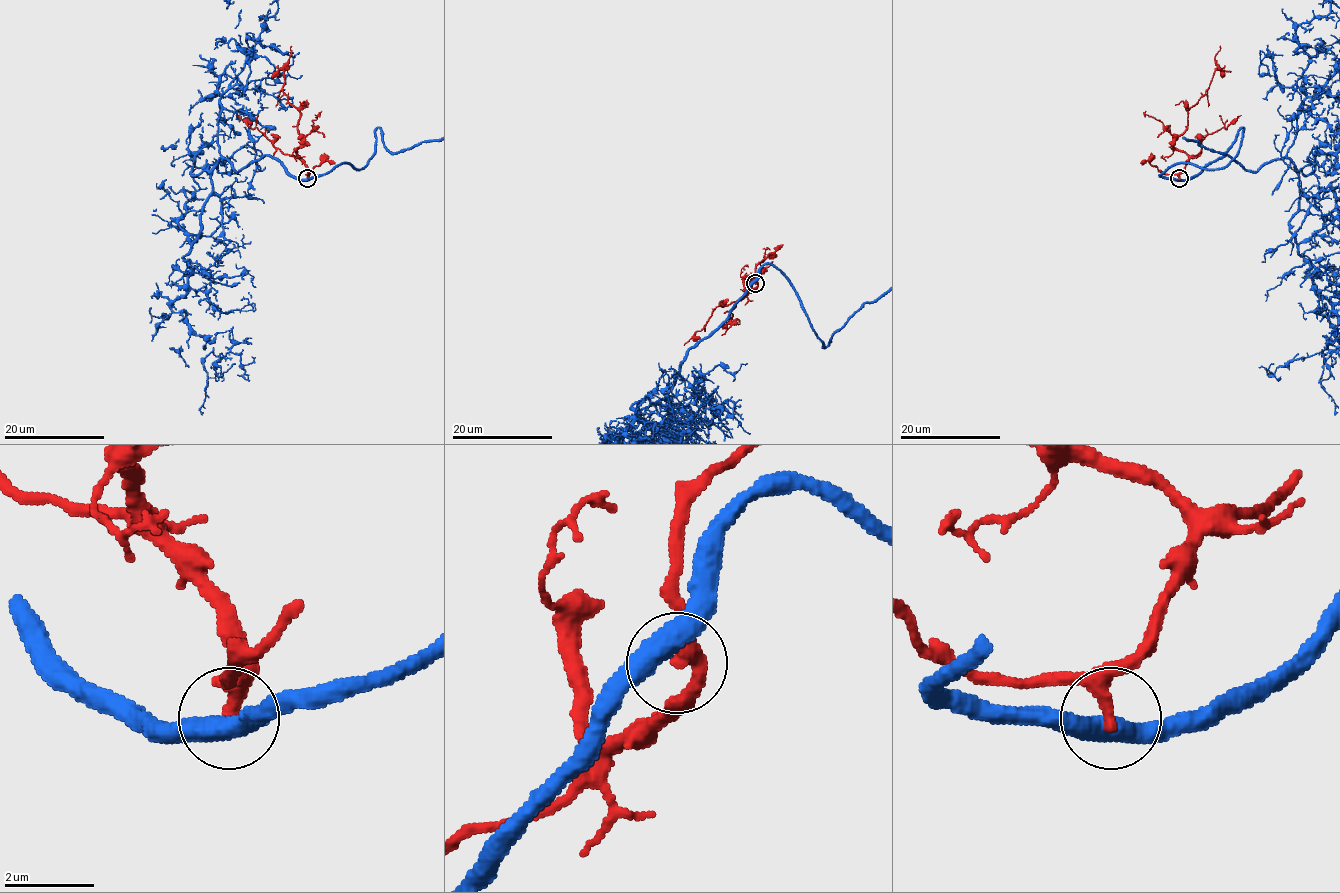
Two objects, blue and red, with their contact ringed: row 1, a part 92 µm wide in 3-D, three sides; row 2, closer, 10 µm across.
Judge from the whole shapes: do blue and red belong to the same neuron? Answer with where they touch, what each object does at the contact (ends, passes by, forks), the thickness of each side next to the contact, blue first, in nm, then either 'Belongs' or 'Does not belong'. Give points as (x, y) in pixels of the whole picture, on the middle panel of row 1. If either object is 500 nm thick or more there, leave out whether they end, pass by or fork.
Place: (755, 283). At the ring blue passes by. At the ring red ends. Thickness 480 nm (blue) against 360 nm. Does not belong

